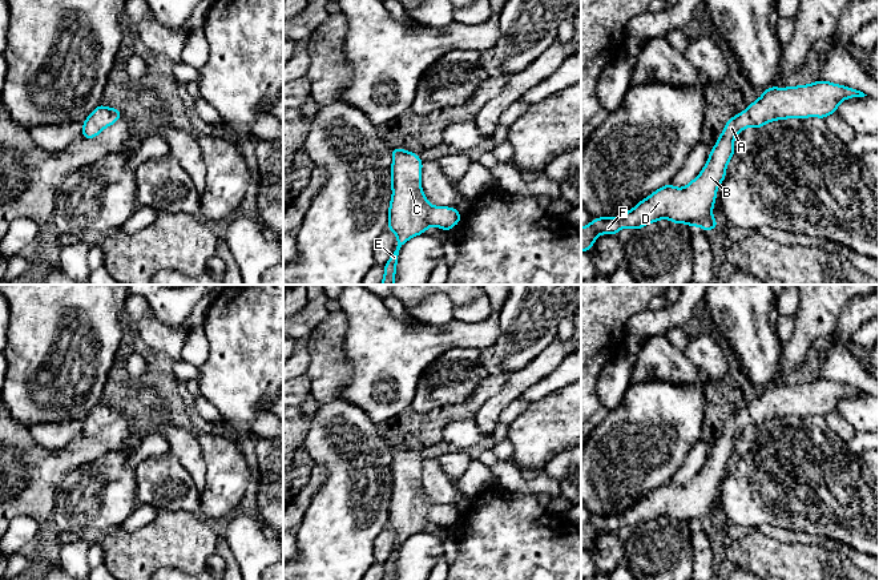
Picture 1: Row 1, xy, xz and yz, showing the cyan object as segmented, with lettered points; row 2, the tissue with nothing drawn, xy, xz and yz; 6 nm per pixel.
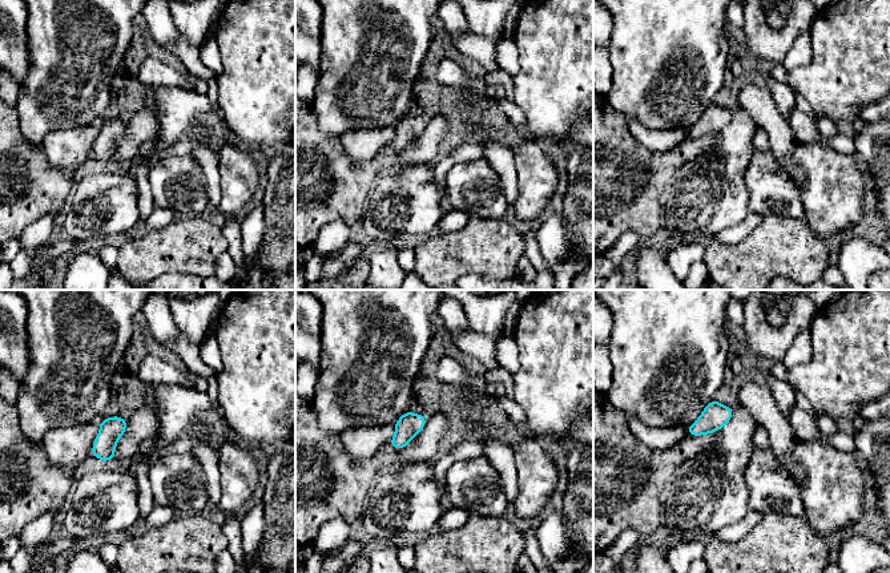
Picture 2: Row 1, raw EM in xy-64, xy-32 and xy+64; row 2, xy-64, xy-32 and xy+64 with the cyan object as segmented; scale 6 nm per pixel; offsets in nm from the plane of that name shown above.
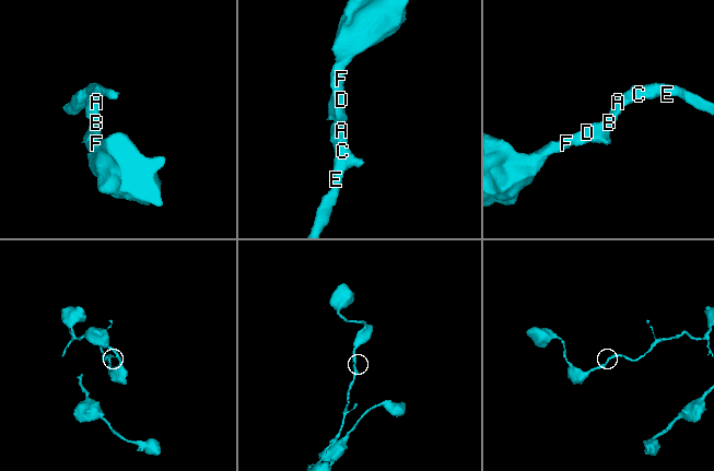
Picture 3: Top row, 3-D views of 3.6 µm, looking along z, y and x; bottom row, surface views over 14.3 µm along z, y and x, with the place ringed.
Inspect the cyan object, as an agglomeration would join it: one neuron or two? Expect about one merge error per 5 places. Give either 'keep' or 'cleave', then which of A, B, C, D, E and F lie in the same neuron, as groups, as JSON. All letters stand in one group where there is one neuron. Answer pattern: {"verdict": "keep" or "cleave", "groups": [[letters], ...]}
{"verdict": "keep", "groups": [["A", "B", "C", "D", "E", "F"]]}

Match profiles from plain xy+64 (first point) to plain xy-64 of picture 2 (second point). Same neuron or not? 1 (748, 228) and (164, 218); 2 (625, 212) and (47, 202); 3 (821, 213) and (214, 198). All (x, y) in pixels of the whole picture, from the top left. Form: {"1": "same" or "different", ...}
{"1": "same", "2": "same", "3": "different"}

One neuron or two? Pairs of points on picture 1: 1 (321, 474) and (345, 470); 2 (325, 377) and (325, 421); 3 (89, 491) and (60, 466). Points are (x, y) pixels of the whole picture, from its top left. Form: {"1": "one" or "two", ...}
{"1": "two", "2": "two", "3": "two"}

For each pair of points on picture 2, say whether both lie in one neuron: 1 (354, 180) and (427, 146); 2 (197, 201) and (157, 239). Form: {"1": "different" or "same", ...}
{"1": "same", "2": "different"}

